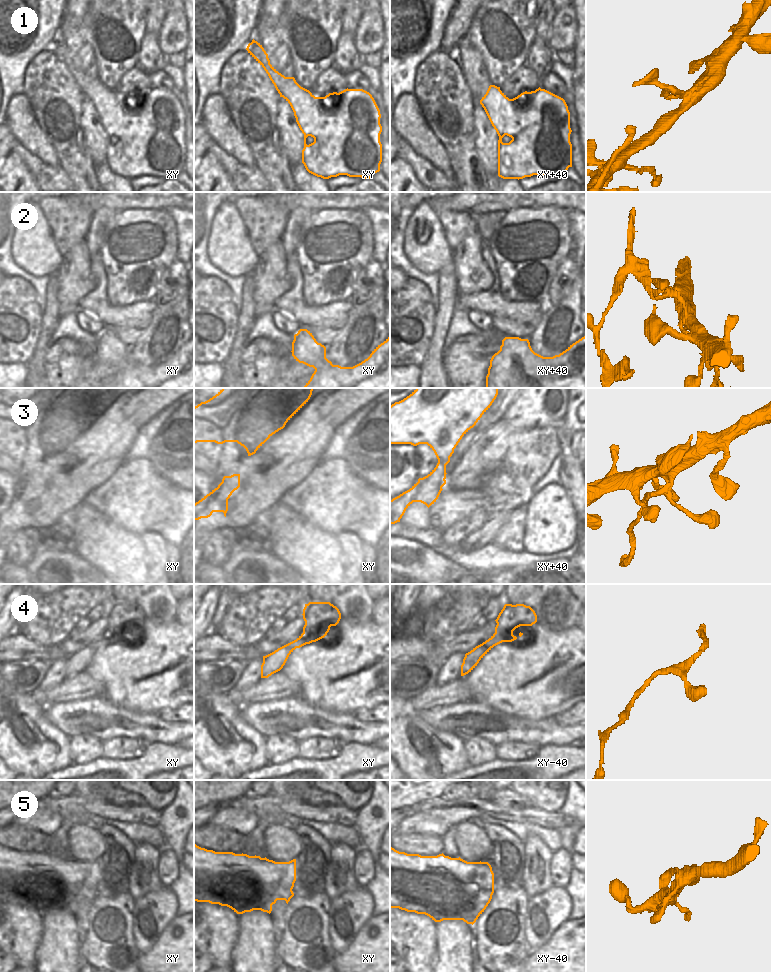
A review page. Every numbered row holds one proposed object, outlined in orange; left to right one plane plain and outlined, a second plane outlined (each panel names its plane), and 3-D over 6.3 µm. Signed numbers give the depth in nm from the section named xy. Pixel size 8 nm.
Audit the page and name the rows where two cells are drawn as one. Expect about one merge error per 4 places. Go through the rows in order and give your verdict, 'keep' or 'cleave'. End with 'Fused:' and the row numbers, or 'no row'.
1: keep
2: cleave
3: cleave
4: keep
5: keep
Fused: 2, 3

